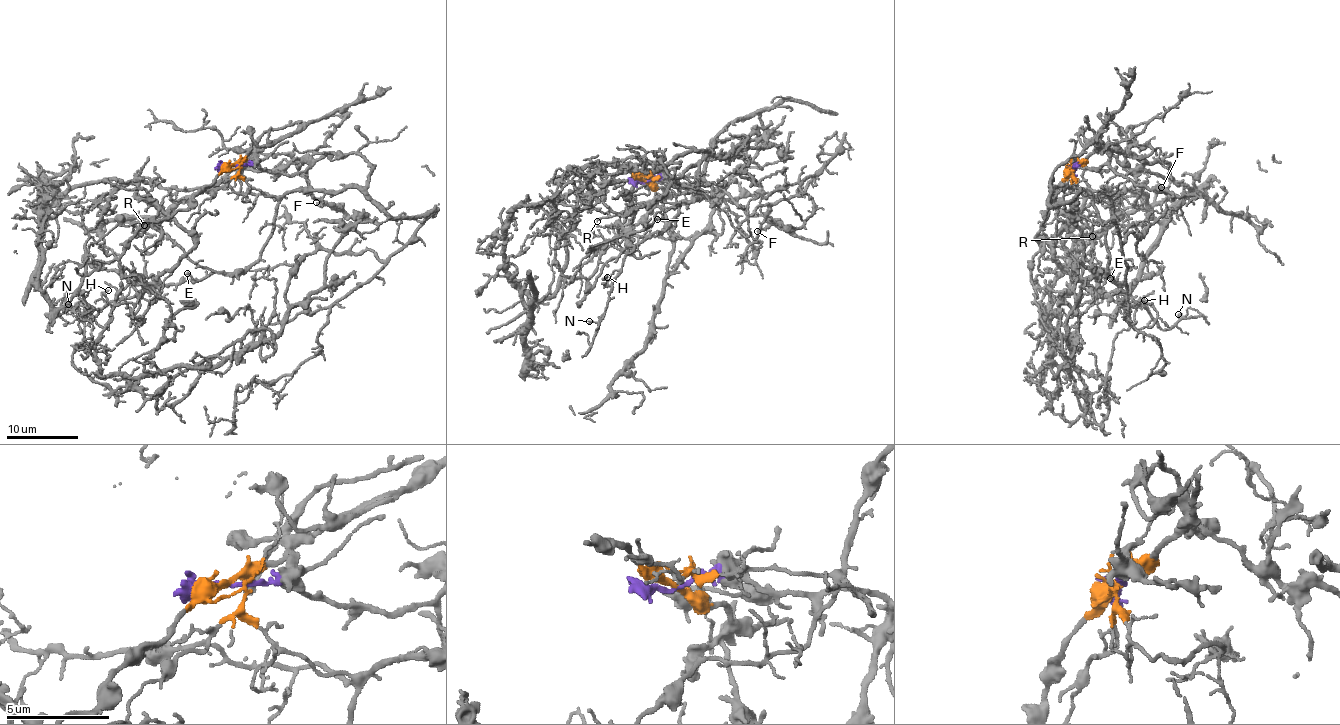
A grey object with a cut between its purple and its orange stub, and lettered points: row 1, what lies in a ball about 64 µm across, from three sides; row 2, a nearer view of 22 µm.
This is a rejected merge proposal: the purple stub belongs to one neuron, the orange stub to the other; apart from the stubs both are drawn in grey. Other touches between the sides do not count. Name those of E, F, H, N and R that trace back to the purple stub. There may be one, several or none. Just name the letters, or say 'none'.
F

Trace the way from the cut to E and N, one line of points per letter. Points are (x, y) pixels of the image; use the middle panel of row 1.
E: (644, 180), (670, 175), (704, 178), (714, 190), (713, 194), (701, 199), (683, 200), (670, 220), (657, 220)
N: (644, 180), (704, 178), (714, 190), (701, 199), (683, 200), (663, 232), (632, 244), (601, 318), (588, 320)

